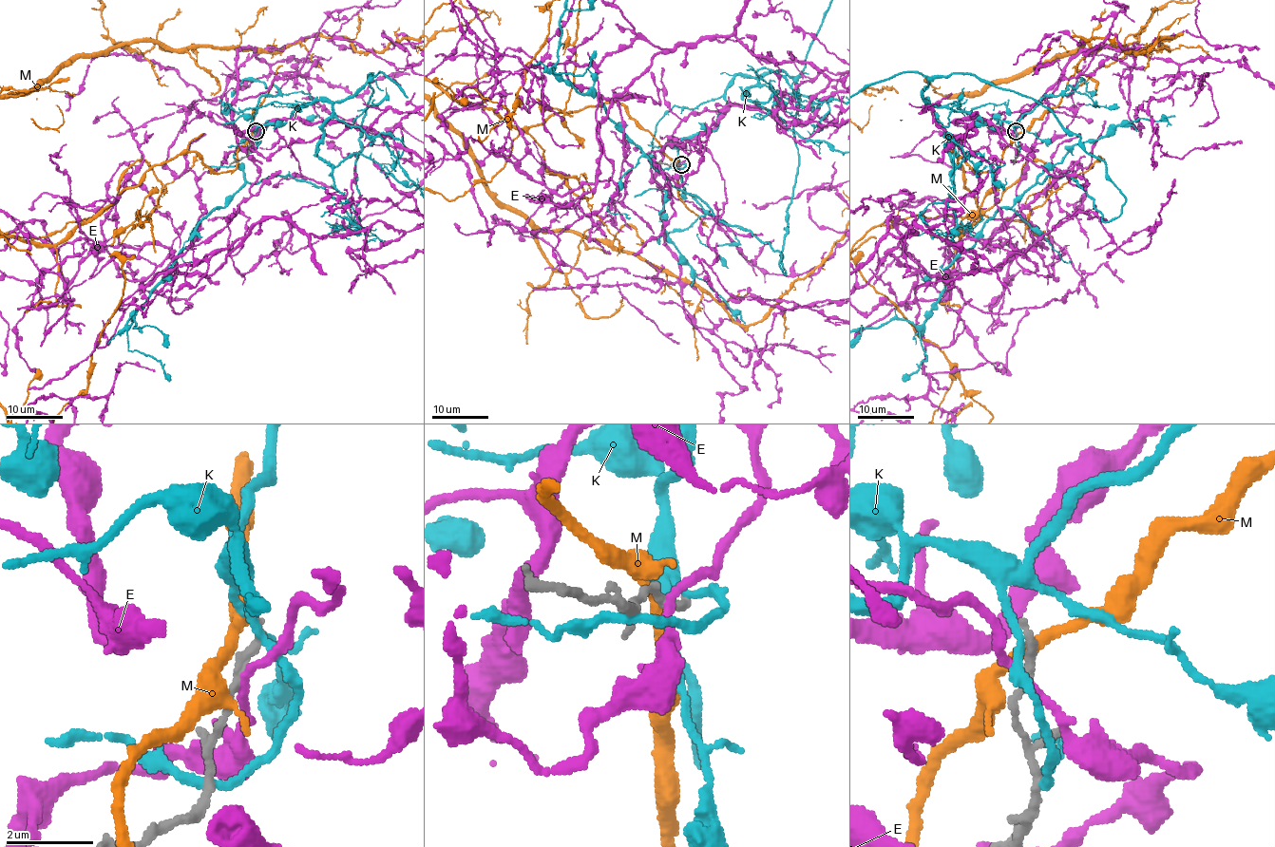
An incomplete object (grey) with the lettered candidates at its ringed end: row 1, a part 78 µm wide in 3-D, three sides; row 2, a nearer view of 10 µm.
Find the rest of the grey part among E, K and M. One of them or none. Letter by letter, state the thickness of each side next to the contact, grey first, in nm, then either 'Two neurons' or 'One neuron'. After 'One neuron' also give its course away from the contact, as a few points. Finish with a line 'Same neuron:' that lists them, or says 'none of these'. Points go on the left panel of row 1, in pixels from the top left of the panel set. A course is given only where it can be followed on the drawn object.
E: Thickness 190 nm (grey) against 180 nm. Two neurons
K: Thickness 200 nm (grey) against 170 nm. Two neurons
M: Thickness 240 nm (grey) against 260 nm. Two neurons
Same neuron: none of these

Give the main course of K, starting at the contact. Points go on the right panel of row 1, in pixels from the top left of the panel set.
K: (1015, 133), (922, 89), (972, 74), (1037, 99), (1122, 213), (1037, 183), (924, 322)

